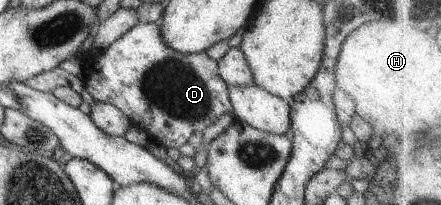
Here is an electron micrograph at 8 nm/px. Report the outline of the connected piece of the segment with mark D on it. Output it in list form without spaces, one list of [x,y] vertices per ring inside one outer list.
[[[139,22],[102,51],[100,58],[90,59],[86,64],[84,83],[94,101],[118,107],[134,126],[142,128],[148,134],[151,141],[166,149],[179,149],[188,143],[193,134],[204,132],[221,115],[232,113],[232,104],[229,86],[220,78],[217,62],[206,51],[192,54],[176,52],[164,42],[159,25],[160,23]]]

